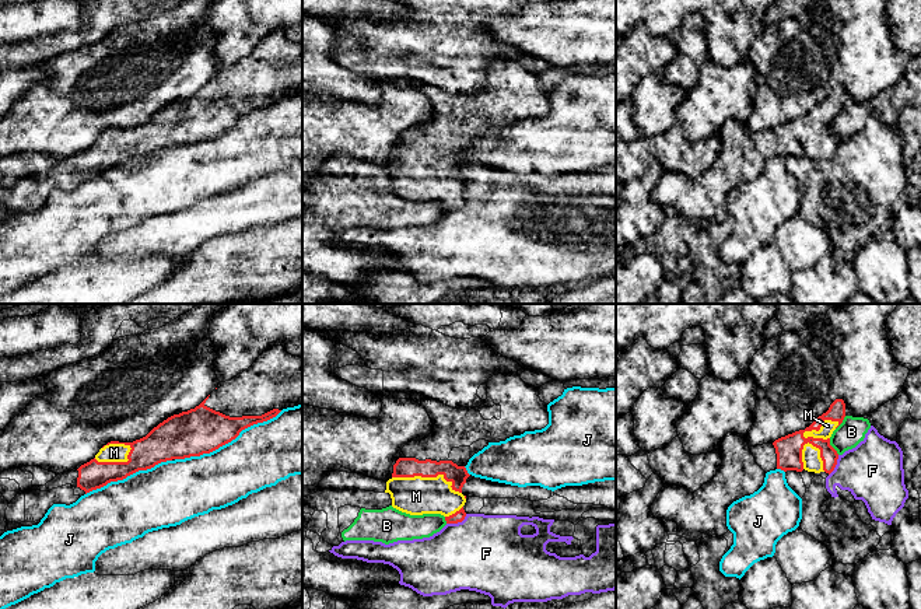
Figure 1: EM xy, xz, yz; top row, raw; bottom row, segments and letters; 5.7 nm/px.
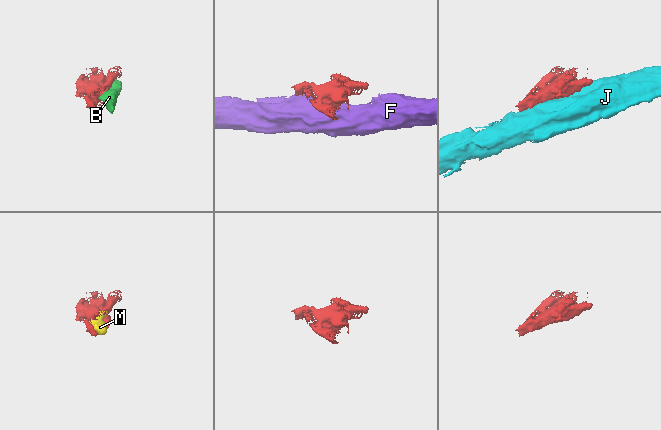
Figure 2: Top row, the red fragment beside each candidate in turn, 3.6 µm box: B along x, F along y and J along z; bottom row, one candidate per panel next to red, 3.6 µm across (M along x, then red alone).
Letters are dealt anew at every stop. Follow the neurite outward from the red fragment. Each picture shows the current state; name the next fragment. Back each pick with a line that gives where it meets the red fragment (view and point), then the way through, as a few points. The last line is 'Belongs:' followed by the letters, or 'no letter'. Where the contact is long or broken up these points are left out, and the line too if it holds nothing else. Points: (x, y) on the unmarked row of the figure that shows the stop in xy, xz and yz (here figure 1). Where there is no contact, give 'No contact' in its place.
M: Touches red at xz (429, 163)
Belongs: M

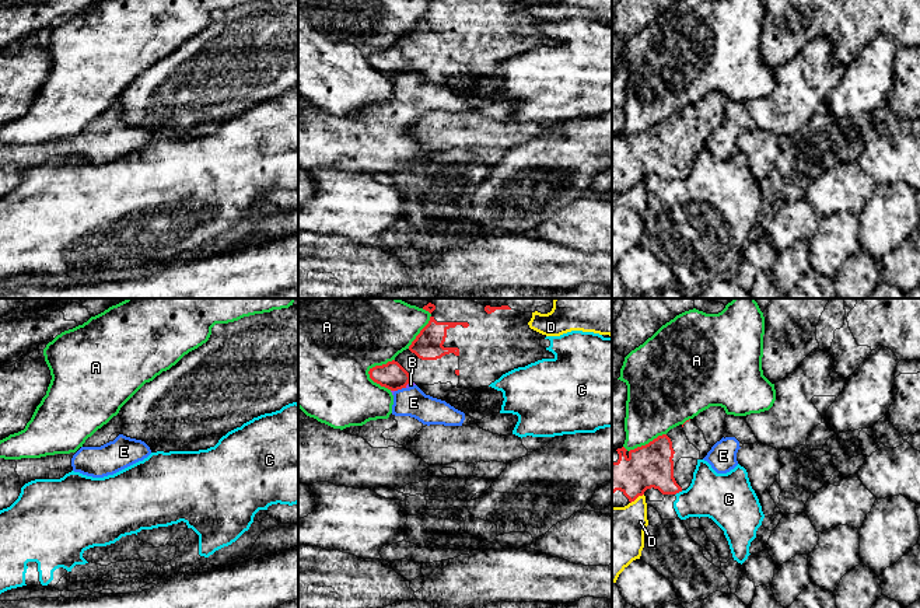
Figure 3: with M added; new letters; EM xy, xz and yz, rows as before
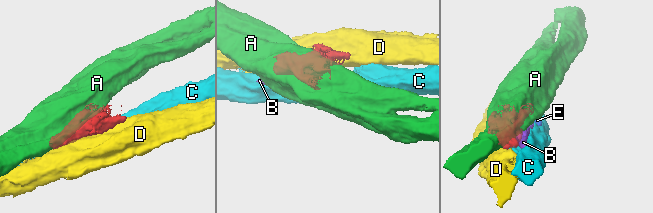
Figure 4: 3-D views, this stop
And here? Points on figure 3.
Belongs: no letter

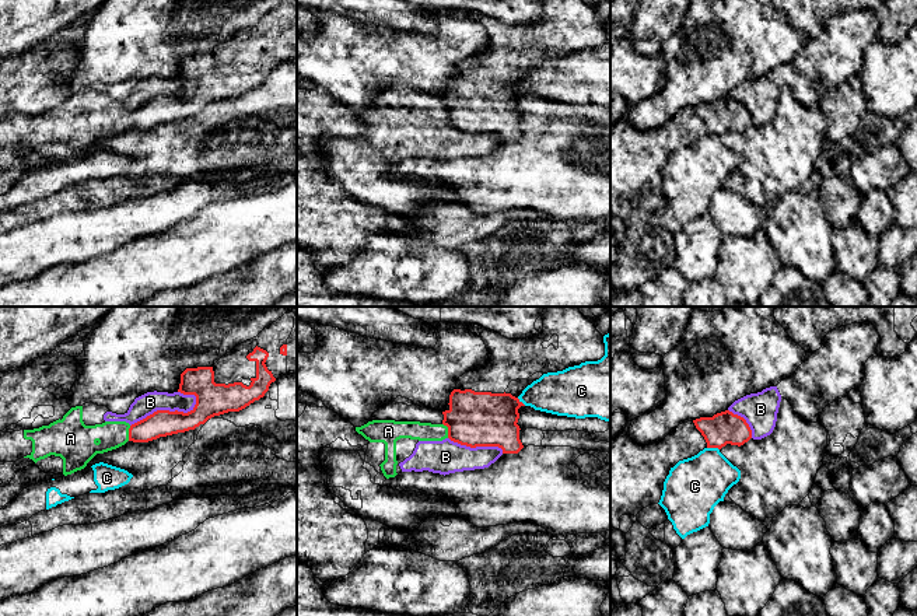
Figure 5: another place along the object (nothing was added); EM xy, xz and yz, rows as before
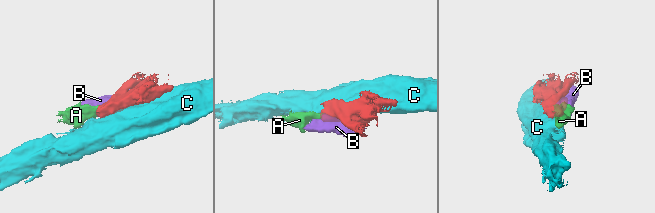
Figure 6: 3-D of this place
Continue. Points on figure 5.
Belongs: no letter

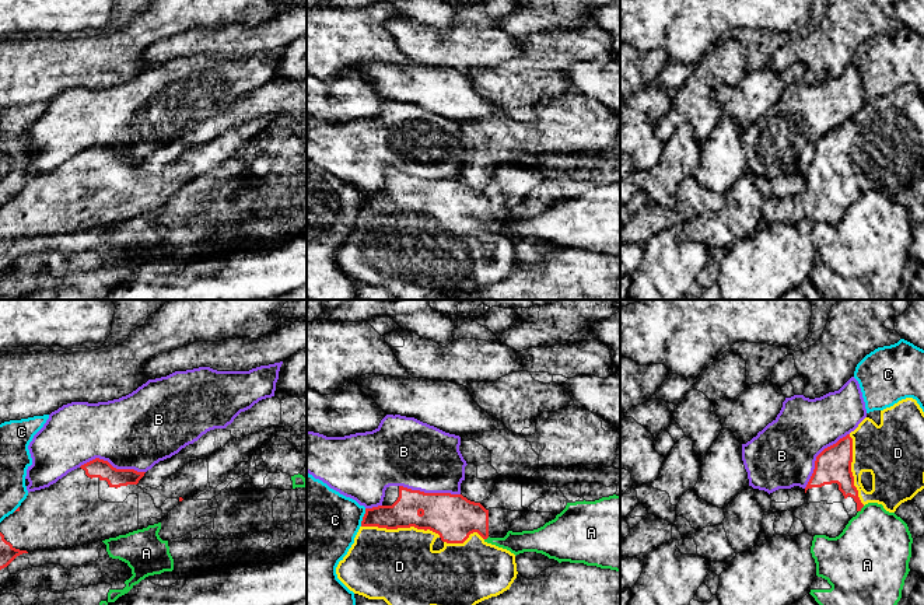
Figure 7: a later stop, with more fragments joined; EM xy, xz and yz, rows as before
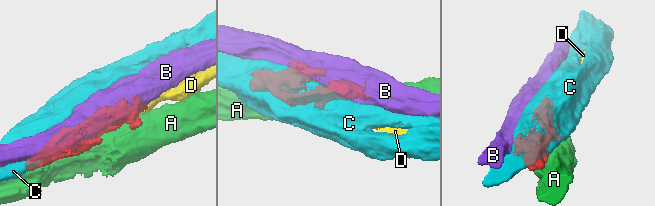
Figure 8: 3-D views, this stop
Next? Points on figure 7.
D: Touches red at xz (401, 213)
Belongs: D

